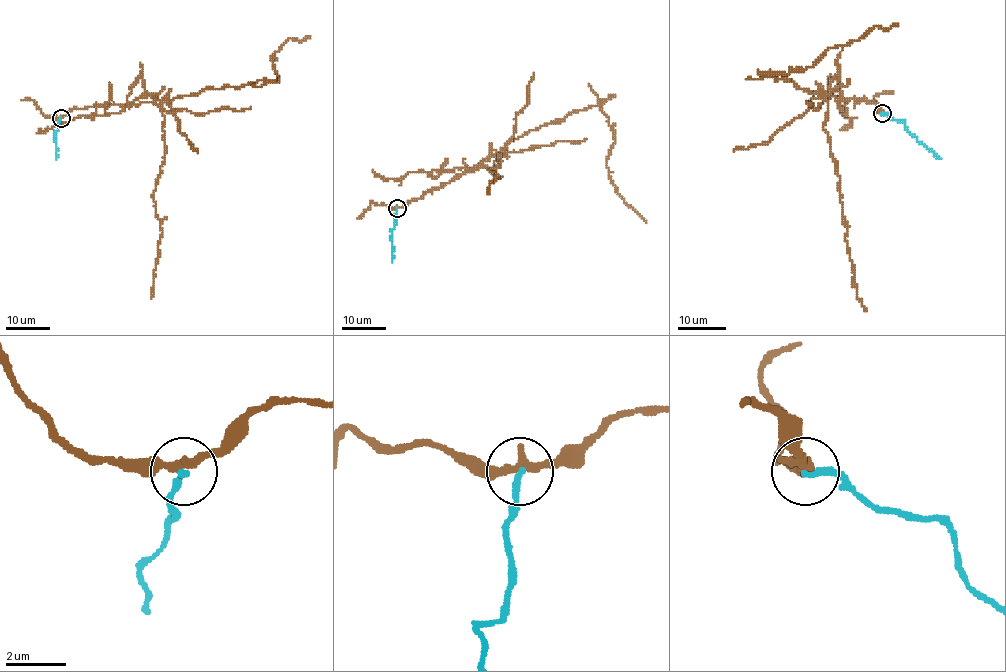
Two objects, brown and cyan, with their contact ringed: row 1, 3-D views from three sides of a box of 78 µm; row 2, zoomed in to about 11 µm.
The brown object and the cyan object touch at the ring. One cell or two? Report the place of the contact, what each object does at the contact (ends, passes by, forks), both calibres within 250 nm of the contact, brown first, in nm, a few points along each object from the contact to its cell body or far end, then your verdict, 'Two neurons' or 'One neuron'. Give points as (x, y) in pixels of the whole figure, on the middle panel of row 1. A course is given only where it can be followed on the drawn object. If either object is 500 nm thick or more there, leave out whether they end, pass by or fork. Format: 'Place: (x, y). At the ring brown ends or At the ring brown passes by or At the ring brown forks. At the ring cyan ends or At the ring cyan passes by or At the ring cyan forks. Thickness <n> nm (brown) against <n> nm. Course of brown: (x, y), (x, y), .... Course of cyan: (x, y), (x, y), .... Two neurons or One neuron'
Place: (397, 208). At the ring brown passes by. At the ring cyan ends. Thickness 280 nm (brown) against 200 nm. Course of brown: (397, 208), (458, 178), (511, 140), (599, 104), (614, 142), (607, 160), (614, 191), (645, 222). Course of cyan: (397, 208), (395, 226), (390, 232), (391, 263). Two neurons

